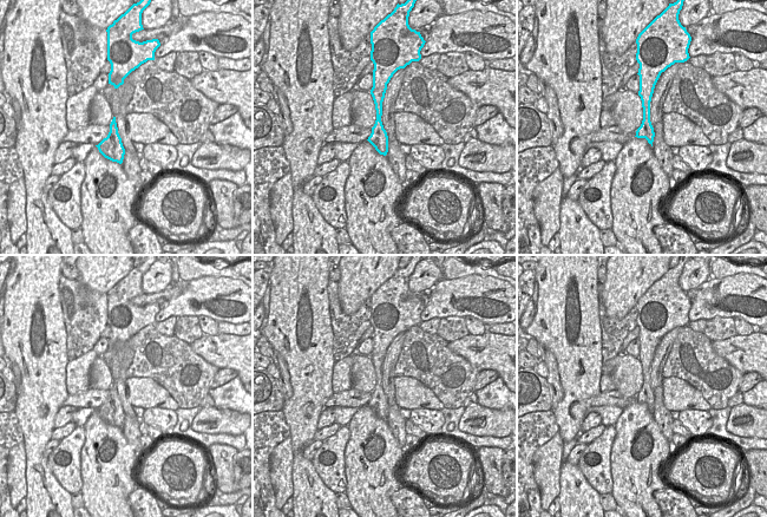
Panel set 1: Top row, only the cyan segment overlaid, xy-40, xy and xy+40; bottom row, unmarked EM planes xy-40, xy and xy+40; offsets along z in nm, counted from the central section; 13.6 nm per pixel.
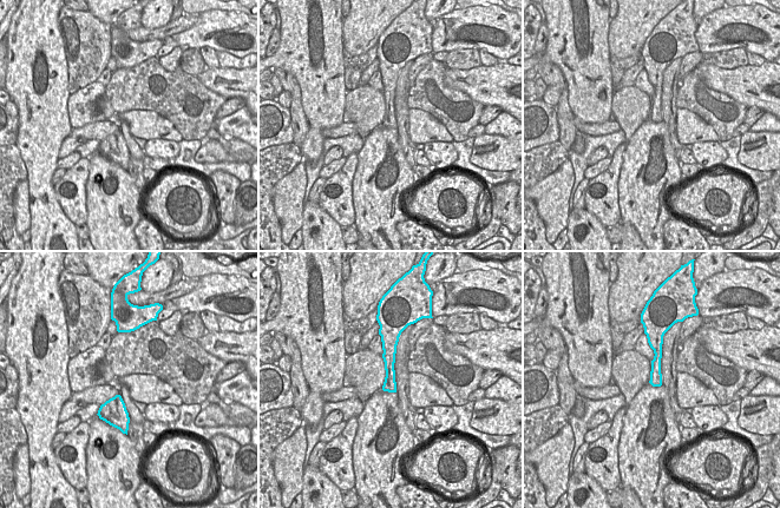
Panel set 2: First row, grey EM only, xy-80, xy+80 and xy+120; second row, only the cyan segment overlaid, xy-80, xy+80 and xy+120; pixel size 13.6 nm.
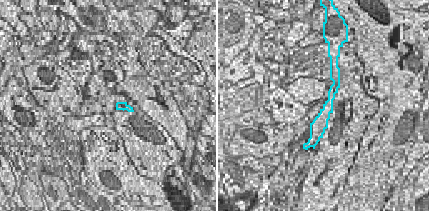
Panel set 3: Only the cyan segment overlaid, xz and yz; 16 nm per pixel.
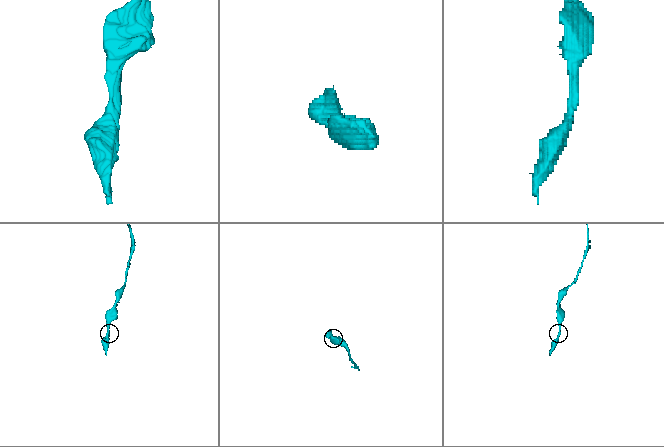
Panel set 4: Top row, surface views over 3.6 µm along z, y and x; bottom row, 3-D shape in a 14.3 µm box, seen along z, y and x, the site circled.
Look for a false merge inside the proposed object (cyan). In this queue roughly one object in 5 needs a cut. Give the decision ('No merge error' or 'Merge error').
No merge error

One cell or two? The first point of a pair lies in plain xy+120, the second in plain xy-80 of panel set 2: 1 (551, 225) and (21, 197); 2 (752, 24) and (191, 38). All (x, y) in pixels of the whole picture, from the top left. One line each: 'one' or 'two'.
1: one
2: one

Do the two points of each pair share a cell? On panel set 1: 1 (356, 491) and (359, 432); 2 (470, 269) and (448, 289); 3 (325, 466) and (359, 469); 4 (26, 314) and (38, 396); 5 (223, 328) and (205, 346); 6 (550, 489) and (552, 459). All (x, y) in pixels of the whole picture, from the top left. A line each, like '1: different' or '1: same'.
1: same
2: different
3: different
4: same
5: different
6: same

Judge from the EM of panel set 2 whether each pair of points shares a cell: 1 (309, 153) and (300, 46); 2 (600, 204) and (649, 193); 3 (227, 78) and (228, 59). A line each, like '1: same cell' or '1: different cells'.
1: same cell
2: different cells
3: different cells

